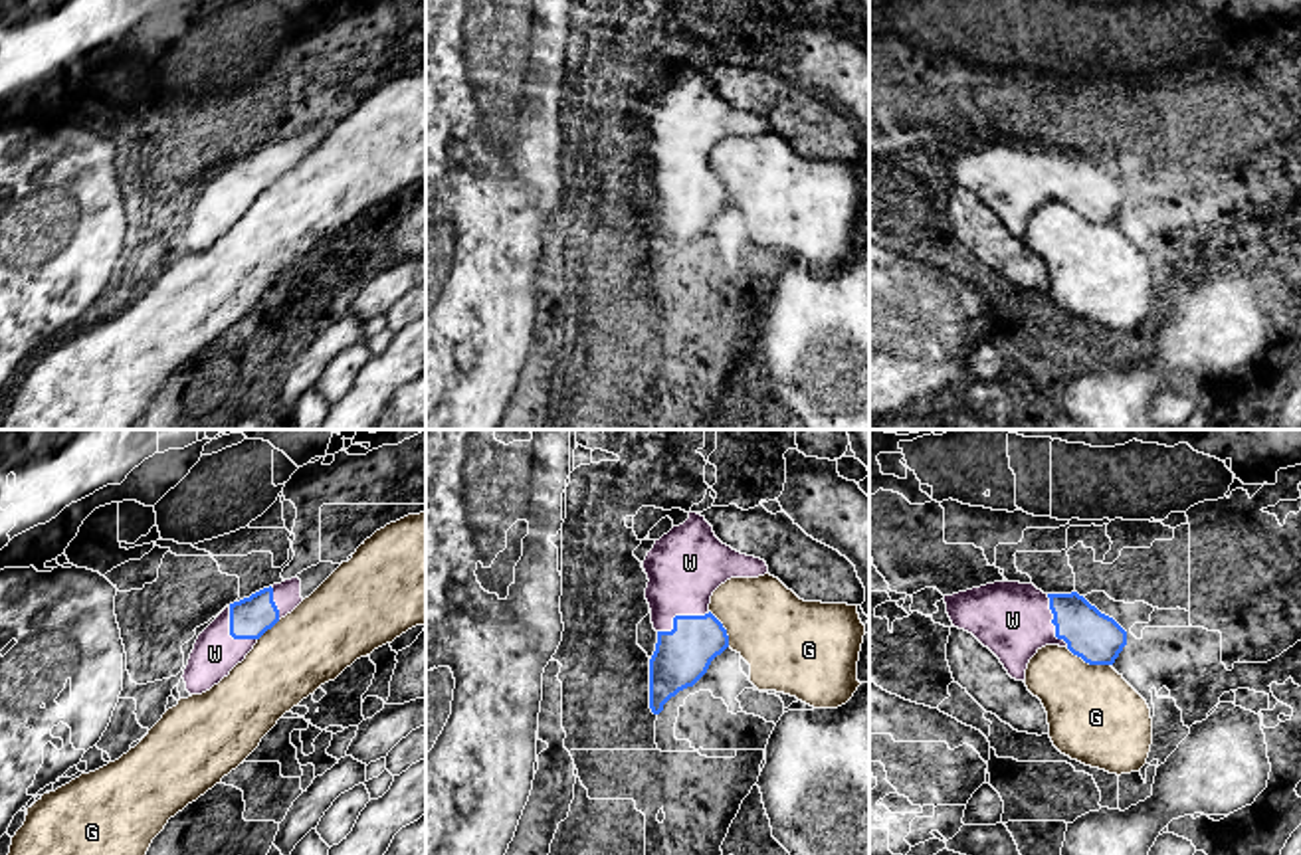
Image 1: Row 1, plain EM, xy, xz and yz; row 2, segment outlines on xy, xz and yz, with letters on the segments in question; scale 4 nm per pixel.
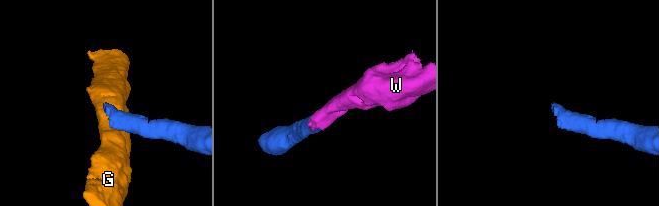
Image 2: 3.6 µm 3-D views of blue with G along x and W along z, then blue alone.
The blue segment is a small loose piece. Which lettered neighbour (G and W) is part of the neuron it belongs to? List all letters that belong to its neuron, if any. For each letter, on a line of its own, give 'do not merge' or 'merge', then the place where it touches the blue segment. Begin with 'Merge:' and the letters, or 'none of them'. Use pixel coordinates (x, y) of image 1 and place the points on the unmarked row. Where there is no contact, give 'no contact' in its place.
Merge: W
G: do not merge; contact yz (1088, 218)
W: merge; contact xz (680, 173)

